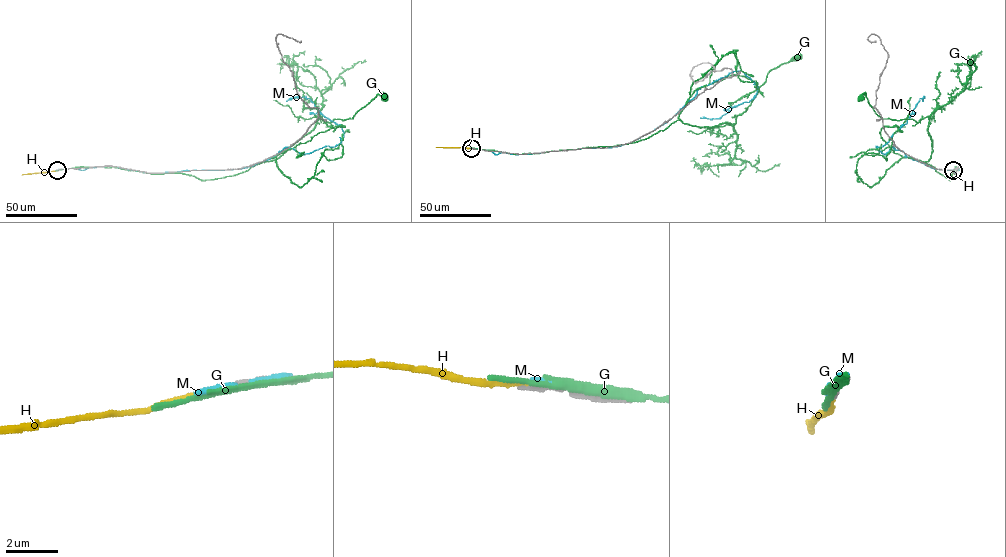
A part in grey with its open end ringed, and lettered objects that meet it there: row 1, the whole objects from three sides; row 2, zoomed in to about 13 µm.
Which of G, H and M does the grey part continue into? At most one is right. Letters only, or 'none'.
H

